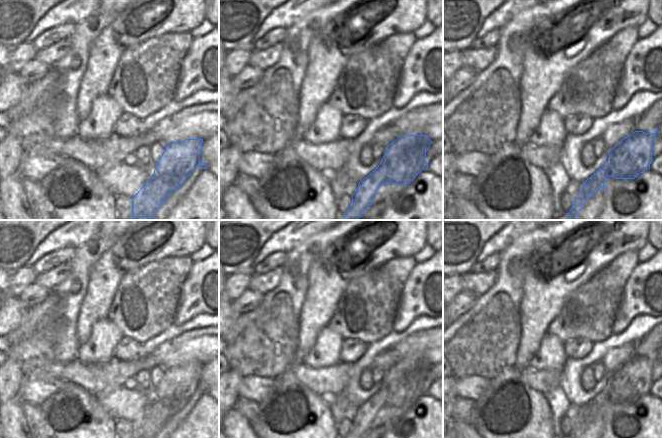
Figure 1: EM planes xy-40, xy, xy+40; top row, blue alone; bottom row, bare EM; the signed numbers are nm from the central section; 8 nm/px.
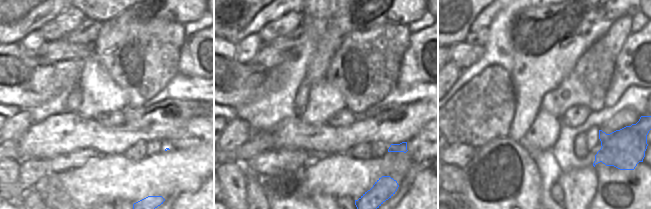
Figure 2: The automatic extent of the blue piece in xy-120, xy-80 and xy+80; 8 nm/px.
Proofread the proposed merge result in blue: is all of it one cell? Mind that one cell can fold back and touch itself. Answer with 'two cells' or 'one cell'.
two cells

